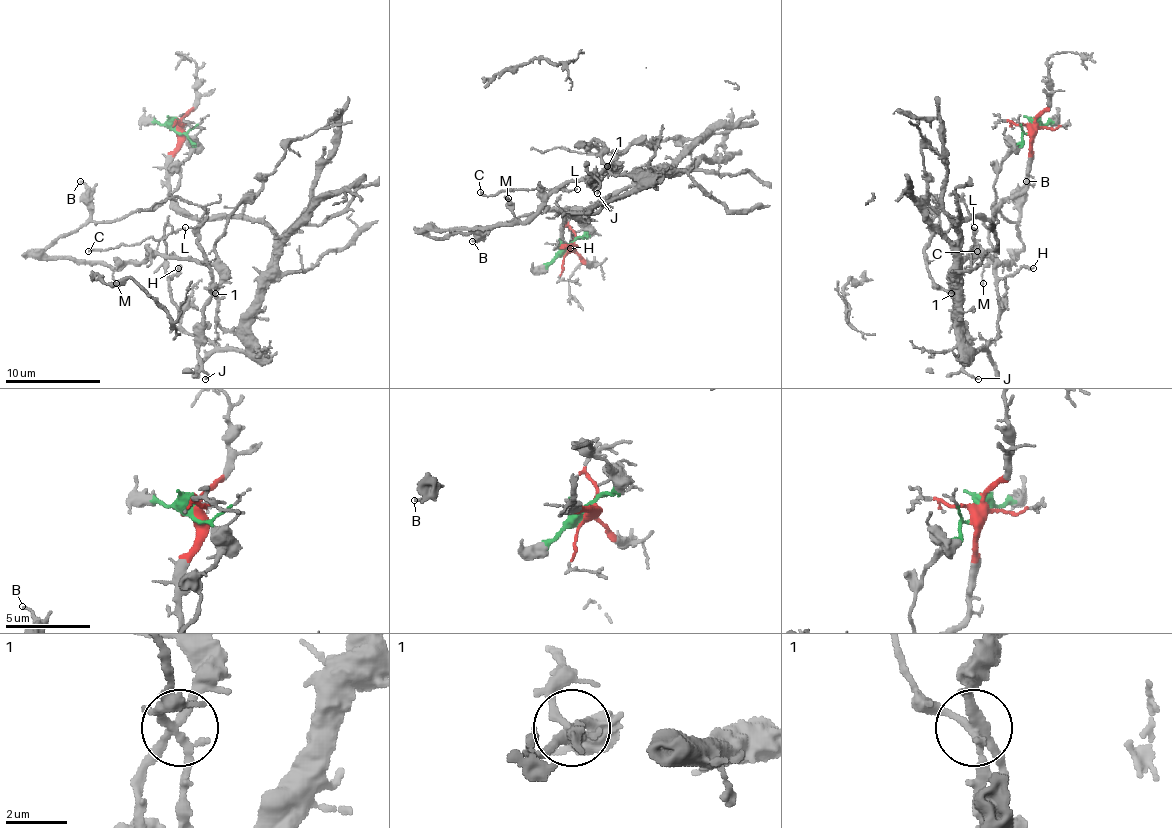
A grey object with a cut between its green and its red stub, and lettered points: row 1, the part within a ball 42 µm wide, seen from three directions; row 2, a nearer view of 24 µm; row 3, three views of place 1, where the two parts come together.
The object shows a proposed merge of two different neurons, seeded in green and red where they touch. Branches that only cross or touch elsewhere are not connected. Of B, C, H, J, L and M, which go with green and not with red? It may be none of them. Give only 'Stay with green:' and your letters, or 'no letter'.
Stay with green: B, C, J, L, M

